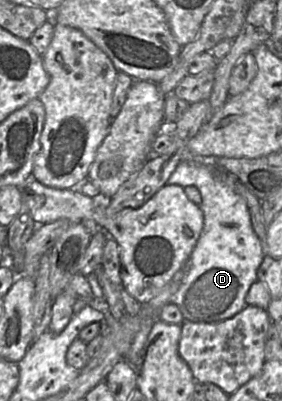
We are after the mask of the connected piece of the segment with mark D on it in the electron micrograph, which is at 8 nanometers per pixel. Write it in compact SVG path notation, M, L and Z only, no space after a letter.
M192 156L190 158L184 159L177 165L176 169L173 171L173 173L171 174L171 176L169 177L166 183L169 185L176 184L183 188L187 186L195 186L200 191L201 198L202 198L200 208L203 211L203 215L204 215L203 231L187 263L182 268L183 277L180 282L180 286L177 292L173 295L171 300L171 303L176 305L179 308L184 321L214 323L218 321L223 321L225 319L229 319L234 315L236 315L237 313L239 313L241 310L243 310L244 307L247 306L247 304L245 303L245 297L247 295L247 292L251 287L251 285L257 281L257 270L261 265L264 256L266 255L264 251L264 244L262 244L262 242L257 237L257 235L255 234L252 228L251 216L245 200L238 193L236 193L228 184L224 182L223 178L219 173L226 172L226 171L222 171L220 168L217 167L216 159L217 157L207 157L207 156Z

